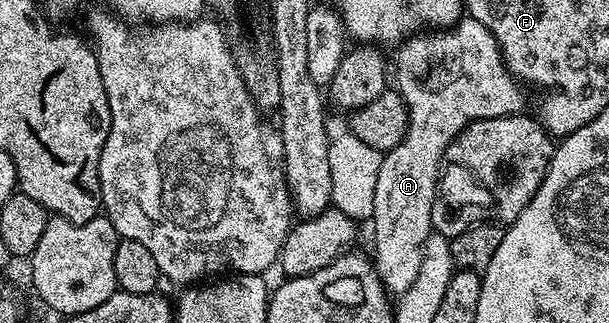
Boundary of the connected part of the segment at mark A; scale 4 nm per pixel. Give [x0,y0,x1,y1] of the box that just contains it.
[369,18,527,297]

